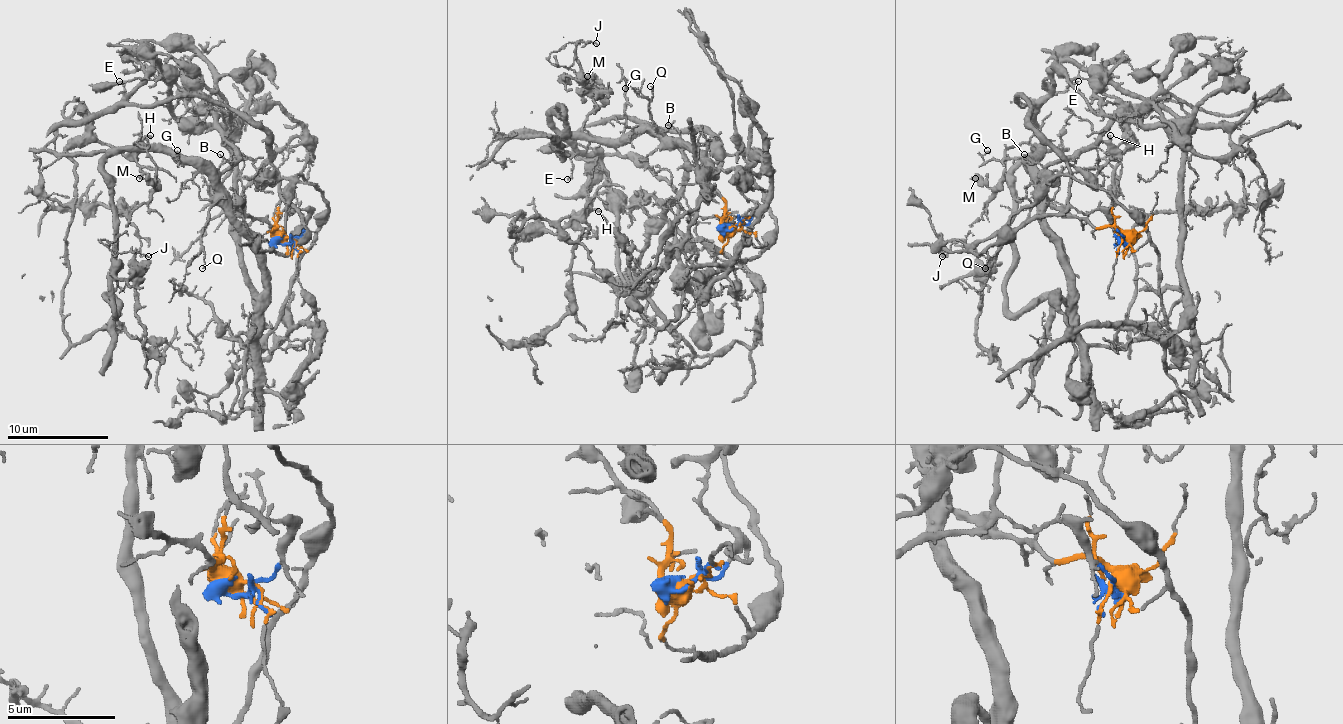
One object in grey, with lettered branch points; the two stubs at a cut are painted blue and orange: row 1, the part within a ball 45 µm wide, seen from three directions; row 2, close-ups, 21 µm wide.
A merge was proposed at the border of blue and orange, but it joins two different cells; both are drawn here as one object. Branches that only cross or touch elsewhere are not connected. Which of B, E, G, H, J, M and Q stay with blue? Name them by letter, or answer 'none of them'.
E

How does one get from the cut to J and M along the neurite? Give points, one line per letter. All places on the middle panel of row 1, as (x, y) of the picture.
J: (725, 228), (725, 200), (680, 147), (647, 132), (604, 140), (584, 130), (604, 102), (551, 54), (597, 44)
M: (725, 228), (725, 200), (680, 147), (647, 132), (604, 140), (584, 130), (604, 104), (602, 84), (587, 77)

